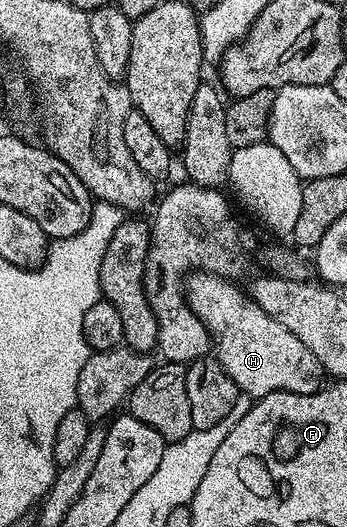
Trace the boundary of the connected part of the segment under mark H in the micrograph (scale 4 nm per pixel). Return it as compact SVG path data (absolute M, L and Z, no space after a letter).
M196 269L185 278L182 286L188 308L207 329L209 340L214 341L214 357L234 381L237 392L251 395L253 400L257 400L275 391L289 391L299 395L312 395L315 391L319 391L322 386L322 380L320 380L322 368L318 357L314 357L314 353L310 353L310 349L306 349L306 345L302 345L302 341L298 341L298 337L294 337L294 333L286 329L286 325L278 325L274 317L266 314L251 299L244 301L243 297L228 283L231 282L203 269Z

